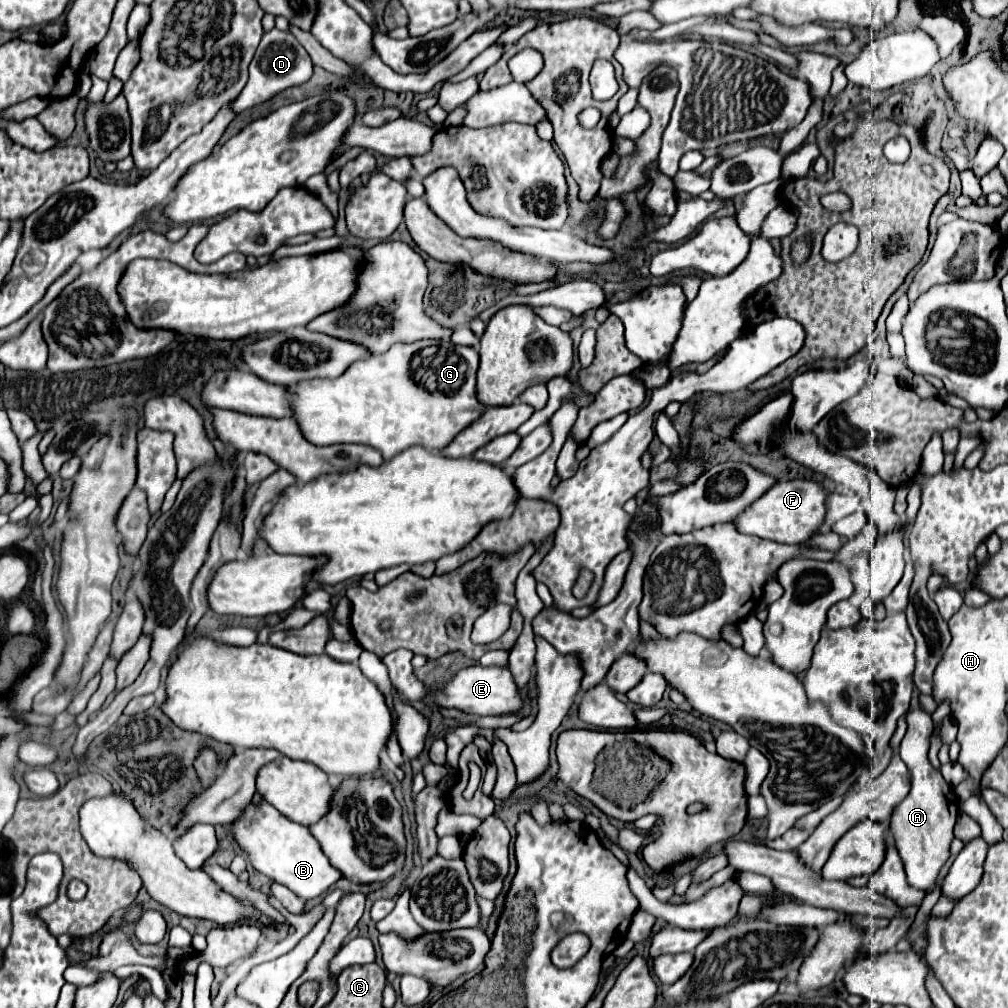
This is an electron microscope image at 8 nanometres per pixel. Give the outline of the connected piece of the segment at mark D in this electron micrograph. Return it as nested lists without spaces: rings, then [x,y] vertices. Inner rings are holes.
[[[277,28],[265,32],[261,38],[261,44],[259,44],[259,48],[249,64],[249,82],[243,88],[243,92],[231,102],[231,110],[235,114],[241,114],[243,110],[273,98],[277,92],[289,88],[289,86],[303,84],[305,80],[311,78],[311,74],[313,74],[311,68],[313,66],[311,66],[309,54],[305,52],[305,48],[297,42],[297,38],[291,32],[283,32]]]

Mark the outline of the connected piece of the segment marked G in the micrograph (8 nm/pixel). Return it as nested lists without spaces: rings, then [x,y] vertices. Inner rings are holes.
[[[435,338],[435,340],[417,340],[417,342],[399,342],[399,344],[393,344],[387,352],[383,354],[373,354],[371,358],[367,360],[359,360],[355,364],[351,364],[339,378],[333,378],[333,380],[305,380],[305,382],[299,382],[297,386],[293,386],[291,390],[297,394],[295,402],[293,402],[293,412],[295,412],[295,418],[303,430],[303,436],[315,444],[315,446],[329,446],[329,444],[365,444],[365,446],[373,446],[375,450],[381,452],[381,456],[385,460],[391,460],[393,456],[397,456],[399,452],[419,444],[419,446],[425,446],[427,450],[431,452],[441,452],[441,448],[445,448],[447,444],[451,444],[451,440],[463,432],[463,428],[469,428],[475,420],[479,420],[479,416],[487,410],[485,404],[481,404],[477,400],[477,392],[475,392],[475,372],[479,368],[479,354],[473,346],[457,346],[453,344],[451,340],[445,340],[445,338]]]

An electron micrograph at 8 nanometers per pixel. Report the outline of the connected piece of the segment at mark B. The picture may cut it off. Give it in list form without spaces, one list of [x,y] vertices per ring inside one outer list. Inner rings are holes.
[[[261,802],[259,806],[251,804],[243,818],[237,820],[231,828],[237,844],[247,852],[251,864],[275,882],[293,890],[301,900],[311,900],[325,894],[329,886],[343,878],[337,868],[331,868],[327,856],[323,856],[323,850],[311,836],[309,828],[291,822],[267,802]]]

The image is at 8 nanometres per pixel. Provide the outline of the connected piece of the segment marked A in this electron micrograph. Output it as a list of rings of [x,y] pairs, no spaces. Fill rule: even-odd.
[[[915,688],[913,692],[913,702],[905,714],[907,720],[907,734],[901,742],[899,754],[903,762],[911,770],[911,792],[909,796],[895,808],[891,816],[891,836],[895,840],[895,846],[899,850],[899,856],[903,858],[905,872],[907,872],[907,882],[913,888],[919,888],[923,892],[929,892],[937,878],[941,868],[945,866],[947,858],[951,856],[949,848],[955,838],[953,826],[957,820],[959,812],[959,800],[953,794],[951,786],[943,780],[943,776],[929,764],[927,760],[927,750],[929,750],[929,736],[933,732],[933,720],[931,714],[927,714],[921,704],[919,704],[919,692]]]

